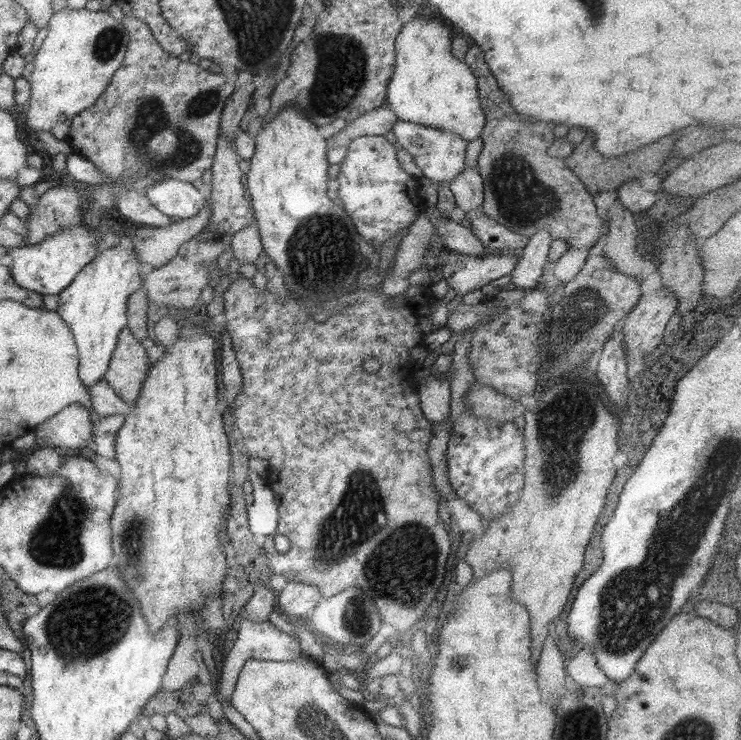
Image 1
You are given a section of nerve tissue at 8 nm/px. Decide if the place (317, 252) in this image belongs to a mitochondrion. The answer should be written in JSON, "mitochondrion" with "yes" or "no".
{"mitochondrion":"yes"}

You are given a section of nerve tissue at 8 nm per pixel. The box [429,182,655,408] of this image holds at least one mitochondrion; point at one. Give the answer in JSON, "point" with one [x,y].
{"point":[583,311]}

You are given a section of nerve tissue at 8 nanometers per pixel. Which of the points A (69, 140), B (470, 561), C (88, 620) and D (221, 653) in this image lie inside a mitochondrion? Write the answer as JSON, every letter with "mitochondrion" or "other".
{"A":"other","B":"other","C":"mitochondrion","D":"other"}

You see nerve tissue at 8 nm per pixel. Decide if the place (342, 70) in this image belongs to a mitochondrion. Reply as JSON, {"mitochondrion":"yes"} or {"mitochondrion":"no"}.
{"mitochondrion":"yes"}

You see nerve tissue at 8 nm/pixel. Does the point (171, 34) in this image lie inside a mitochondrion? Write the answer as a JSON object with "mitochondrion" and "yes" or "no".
{"mitochondrion":"no"}

